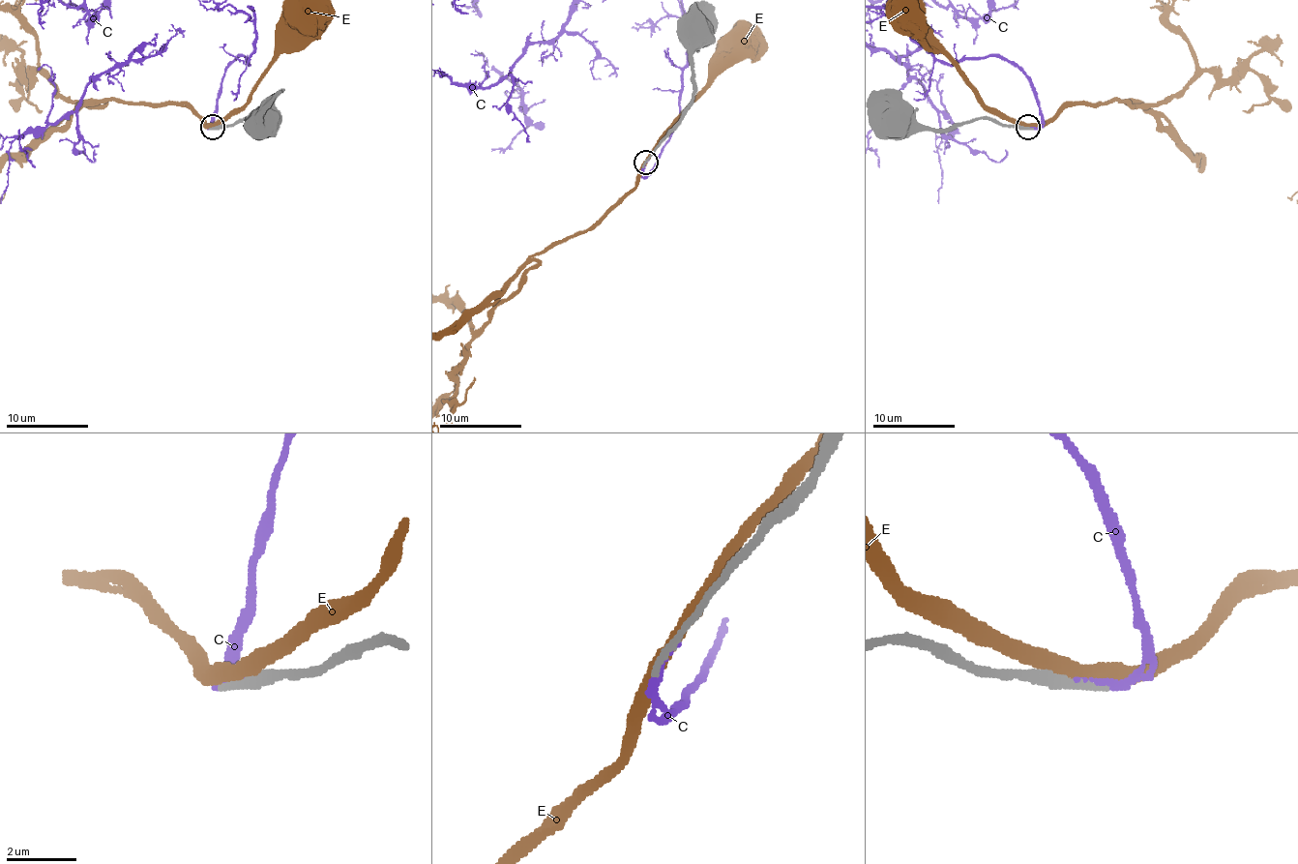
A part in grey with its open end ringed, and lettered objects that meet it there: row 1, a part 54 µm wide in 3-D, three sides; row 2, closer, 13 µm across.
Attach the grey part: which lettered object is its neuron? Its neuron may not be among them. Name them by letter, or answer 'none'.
C

